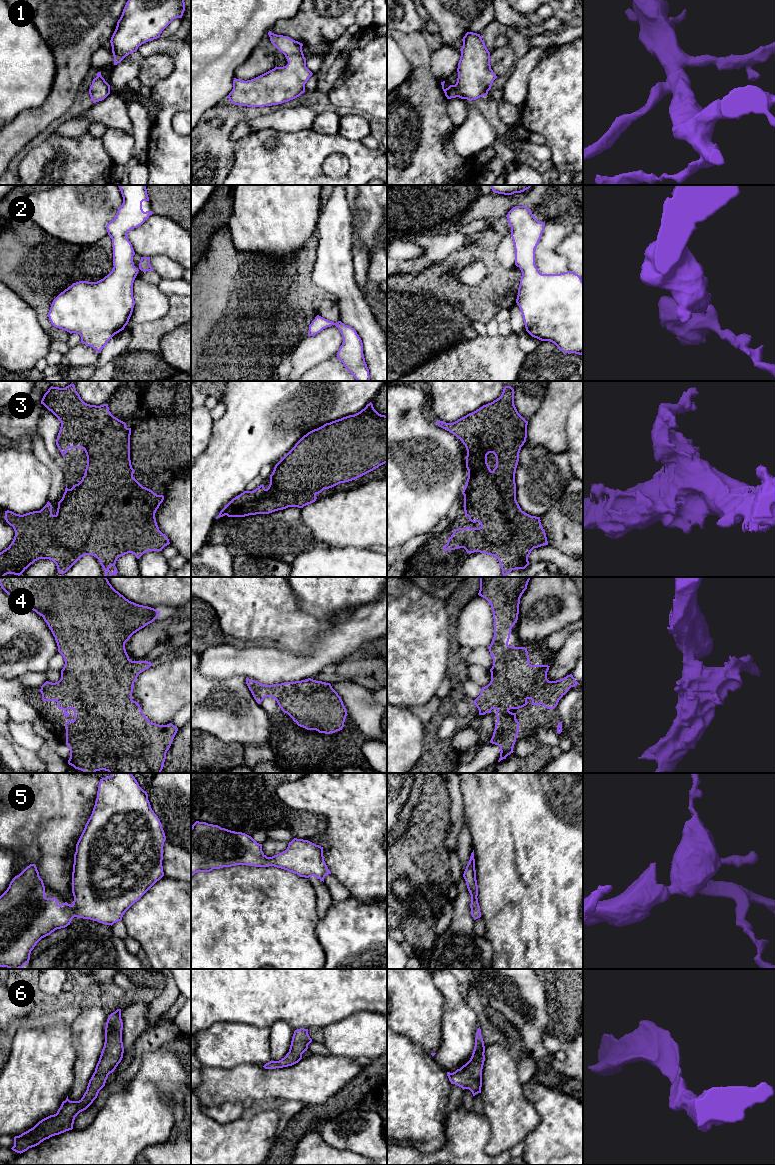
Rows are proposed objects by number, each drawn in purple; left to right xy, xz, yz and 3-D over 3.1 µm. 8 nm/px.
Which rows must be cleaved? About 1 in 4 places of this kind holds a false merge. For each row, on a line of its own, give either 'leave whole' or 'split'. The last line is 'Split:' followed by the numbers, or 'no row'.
1: leave whole
2: leave whole
3: leave whole
4: leave whole
5: leave whole
6: leave whole
Split: no row

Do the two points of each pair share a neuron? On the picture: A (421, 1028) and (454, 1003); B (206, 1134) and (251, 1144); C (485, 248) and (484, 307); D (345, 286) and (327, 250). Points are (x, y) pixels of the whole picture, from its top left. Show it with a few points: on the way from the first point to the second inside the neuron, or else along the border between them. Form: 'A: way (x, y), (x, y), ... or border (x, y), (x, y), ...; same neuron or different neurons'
A: border (437, 988), (444, 1002), (441, 1020), (442, 1034); different neurons
B: way (217, 1144), (240, 1144); same neuron
C: way (492, 263), (492, 292); same neuron
D: way (337, 277), (334, 273), (334, 259); same neuron

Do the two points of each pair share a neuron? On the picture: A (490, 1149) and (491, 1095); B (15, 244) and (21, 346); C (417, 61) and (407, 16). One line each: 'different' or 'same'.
A: same
B: different
C: different

